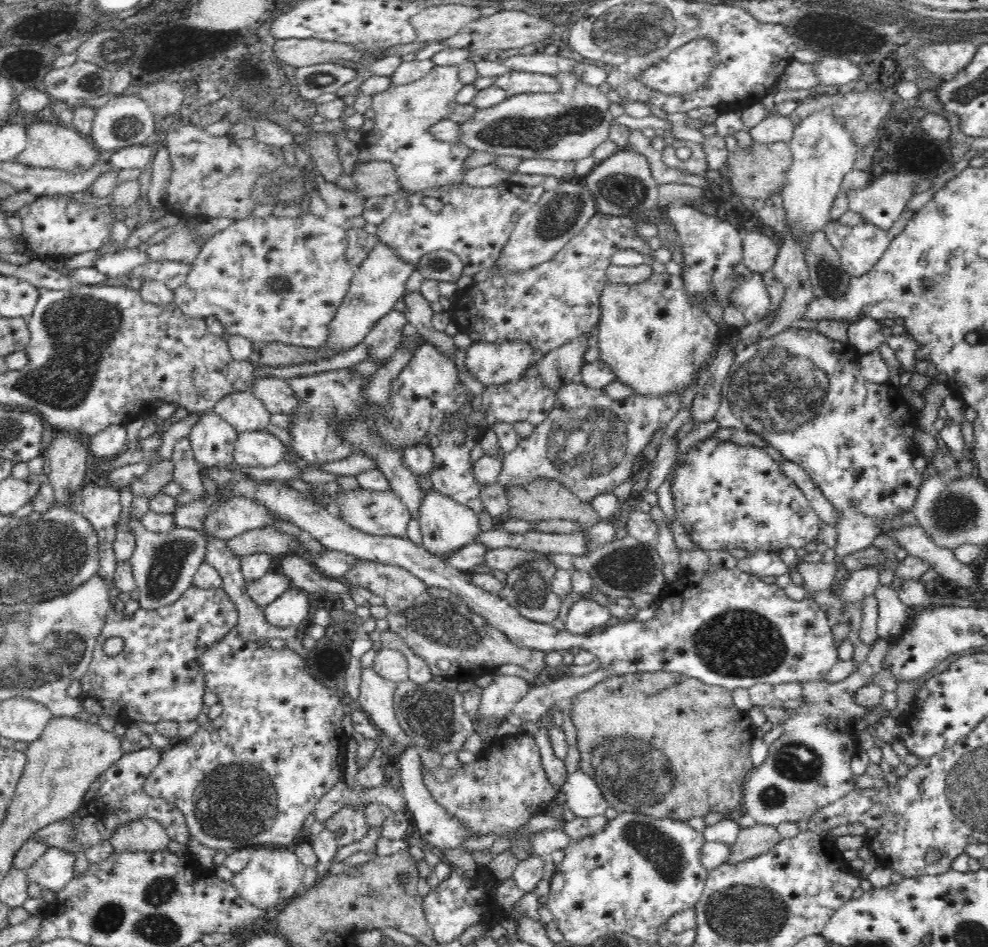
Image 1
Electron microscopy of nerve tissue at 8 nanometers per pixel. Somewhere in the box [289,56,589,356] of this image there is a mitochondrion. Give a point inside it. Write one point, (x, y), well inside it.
(321, 77)

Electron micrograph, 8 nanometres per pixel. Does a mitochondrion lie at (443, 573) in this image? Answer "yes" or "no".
no

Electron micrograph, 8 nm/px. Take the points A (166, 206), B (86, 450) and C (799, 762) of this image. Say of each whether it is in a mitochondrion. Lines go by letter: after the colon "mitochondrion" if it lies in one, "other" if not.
A: other
B: other
C: mitochondrion

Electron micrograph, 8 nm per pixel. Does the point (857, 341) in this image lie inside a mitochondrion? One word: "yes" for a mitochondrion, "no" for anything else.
no

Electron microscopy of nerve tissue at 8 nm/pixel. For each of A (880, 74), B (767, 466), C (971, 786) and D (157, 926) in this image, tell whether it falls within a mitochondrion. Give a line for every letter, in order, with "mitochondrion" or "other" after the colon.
A: other
B: other
C: mitochondrion
D: mitochondrion

